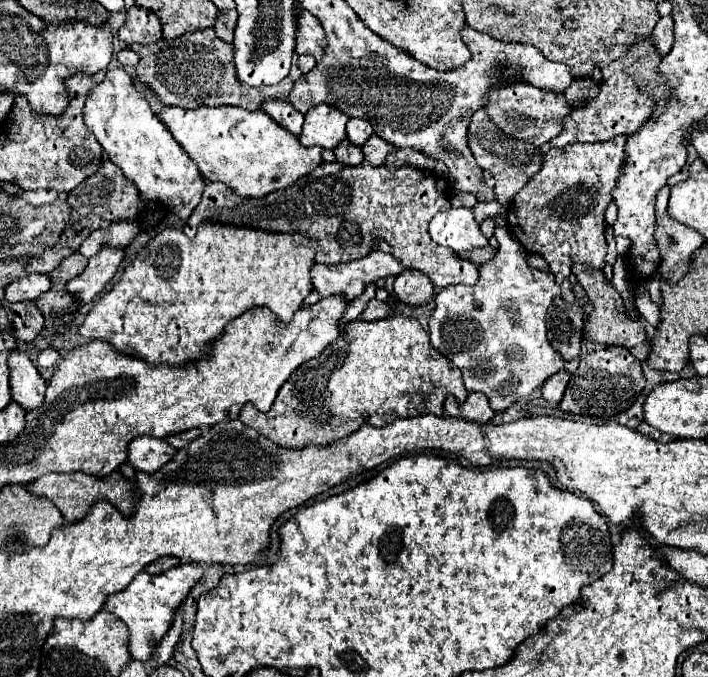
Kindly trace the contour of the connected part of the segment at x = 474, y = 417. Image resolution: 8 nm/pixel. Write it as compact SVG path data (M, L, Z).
M470 393L464 403L456 403L456 399L448 397L444 411L450 417L468 419L474 423L488 423L494 417L494 411L492 411L486 395L480 395L480 393Z

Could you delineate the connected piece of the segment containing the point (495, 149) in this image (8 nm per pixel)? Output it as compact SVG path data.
M478 109L476 115L472 117L468 139L470 139L470 149L474 151L474 157L476 157L478 165L482 169L488 169L496 177L496 183L498 183L496 201L502 203L504 207L508 207L508 203L512 203L514 195L530 181L530 177L534 177L542 169L544 155L542 155L540 147L534 147L532 143L518 143L514 137L502 133L490 121L486 109Z

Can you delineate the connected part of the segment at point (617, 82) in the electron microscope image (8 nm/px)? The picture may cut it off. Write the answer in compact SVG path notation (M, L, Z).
M618 71L600 85L600 95L592 103L580 109L572 109L572 115L566 119L562 133L554 137L550 145L566 147L570 143L598 143L598 141L608 141L614 135L630 135L638 131L646 119L652 117L654 107L656 101L646 93L638 91L632 85L632 77L628 77L624 71Z

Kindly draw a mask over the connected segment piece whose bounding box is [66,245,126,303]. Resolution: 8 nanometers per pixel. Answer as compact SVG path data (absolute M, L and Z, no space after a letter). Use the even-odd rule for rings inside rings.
M102 245L102 249L88 259L88 267L78 277L74 277L66 289L82 303L90 303L114 277L118 265L124 259L124 249L126 247Z

